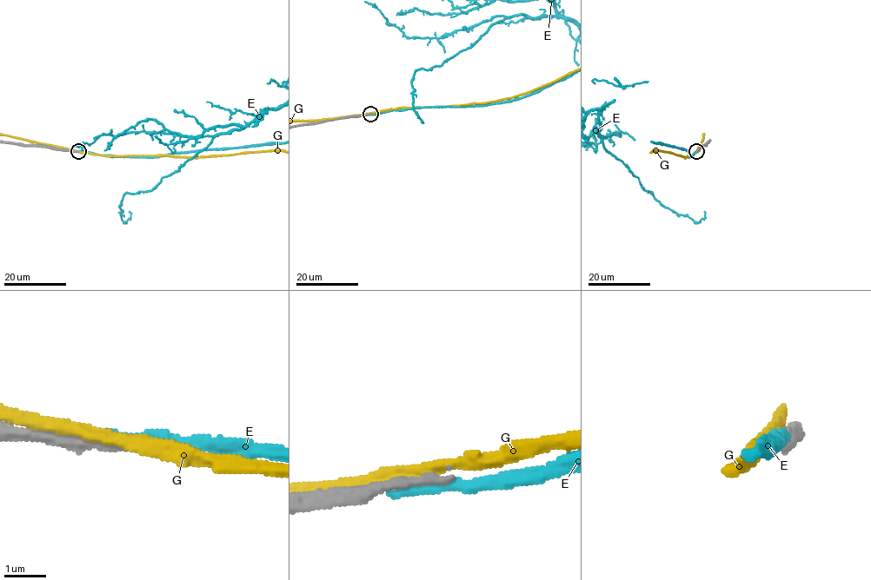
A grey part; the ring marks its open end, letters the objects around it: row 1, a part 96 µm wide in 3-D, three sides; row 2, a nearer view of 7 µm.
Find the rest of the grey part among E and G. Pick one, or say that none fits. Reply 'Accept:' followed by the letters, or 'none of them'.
Accept: none of them

